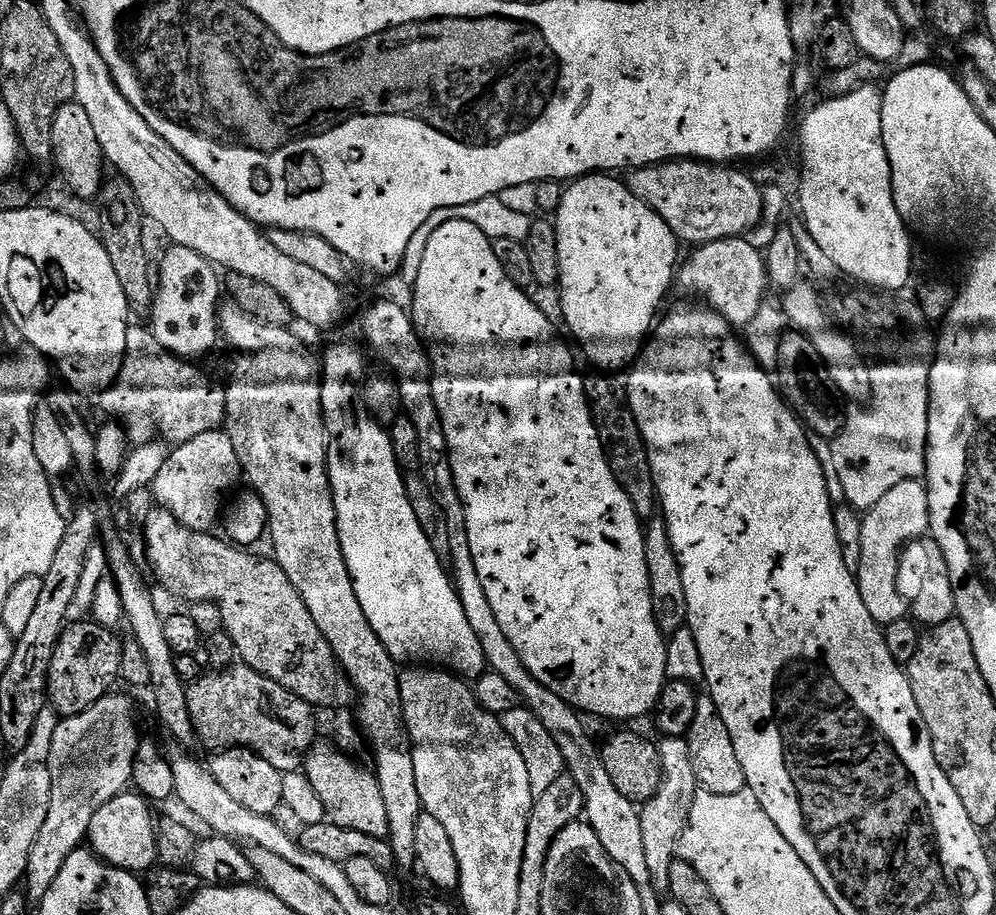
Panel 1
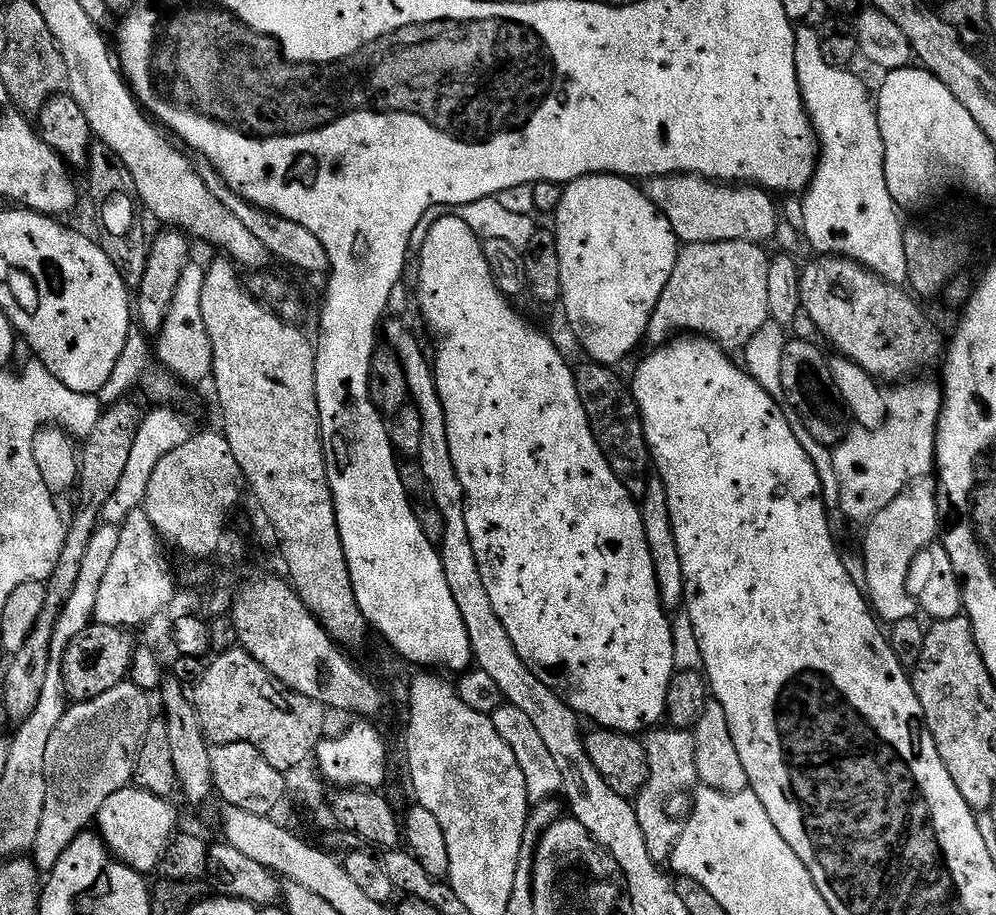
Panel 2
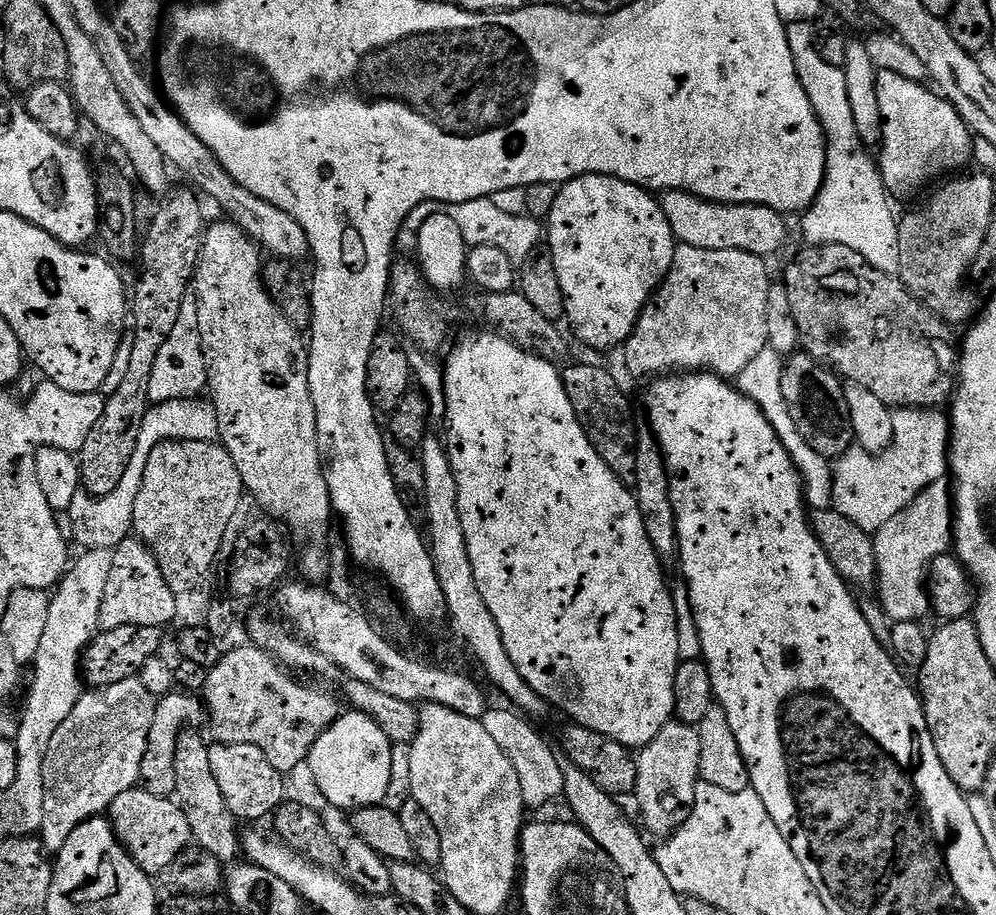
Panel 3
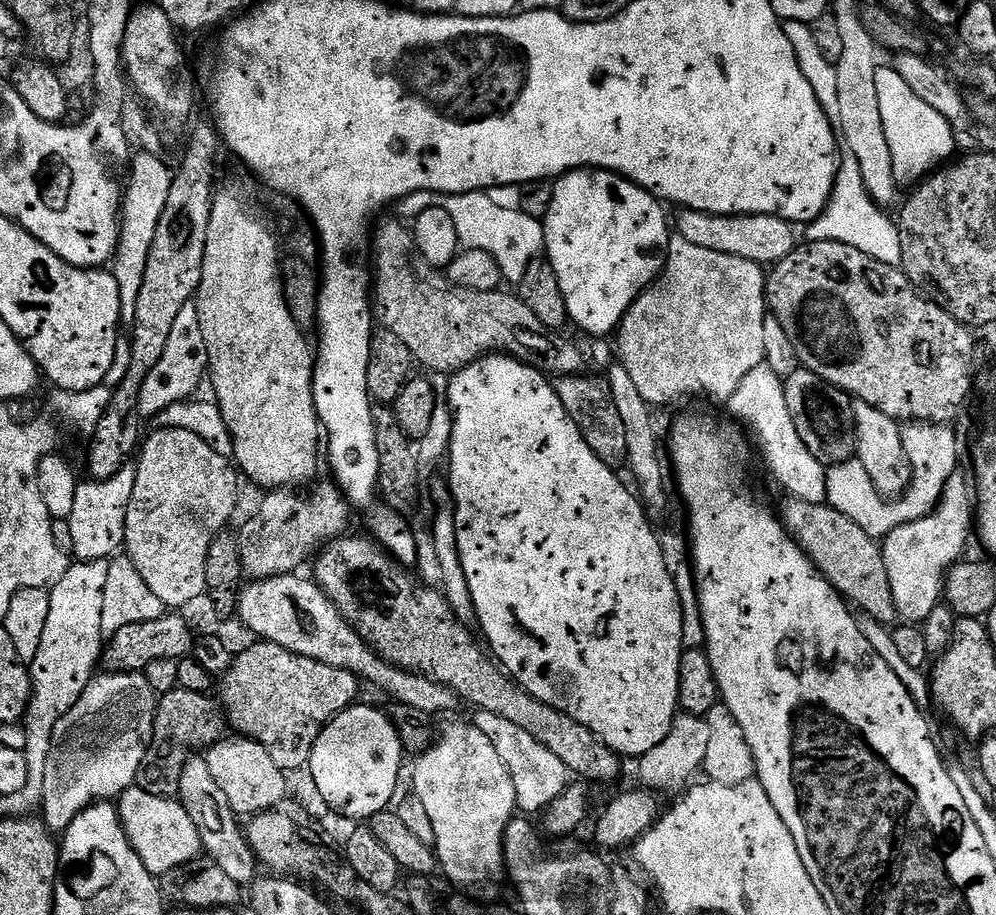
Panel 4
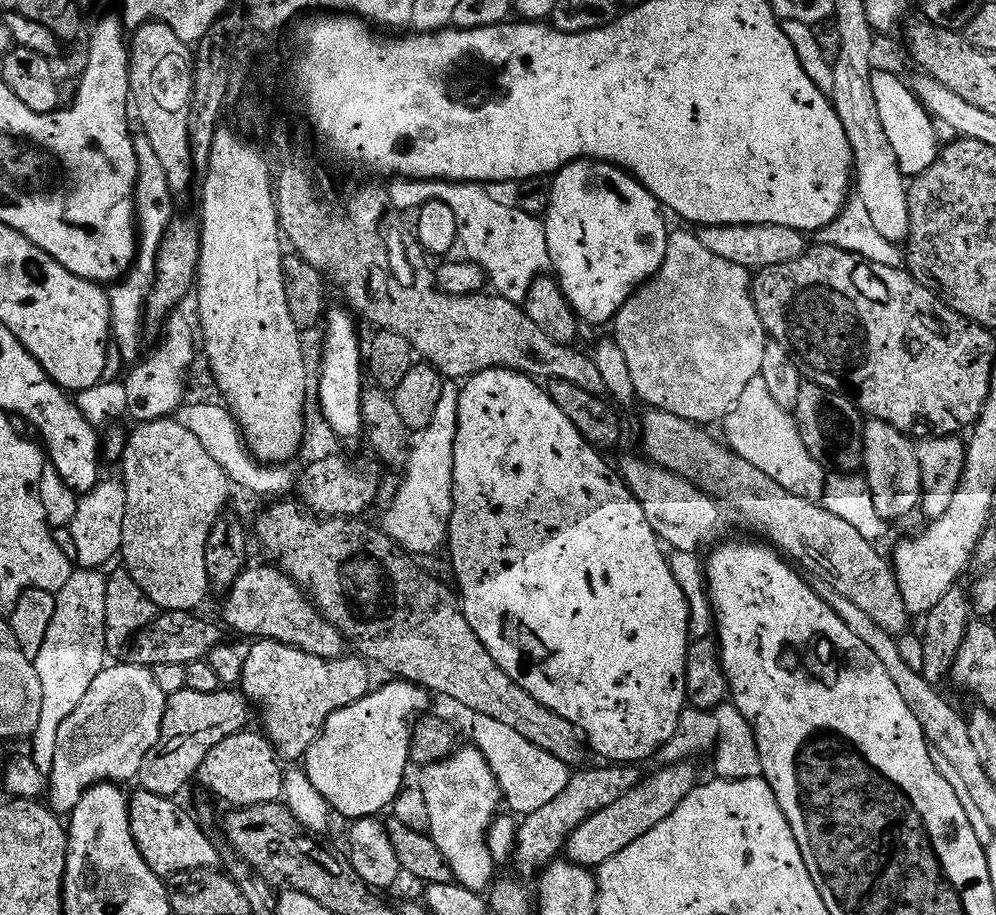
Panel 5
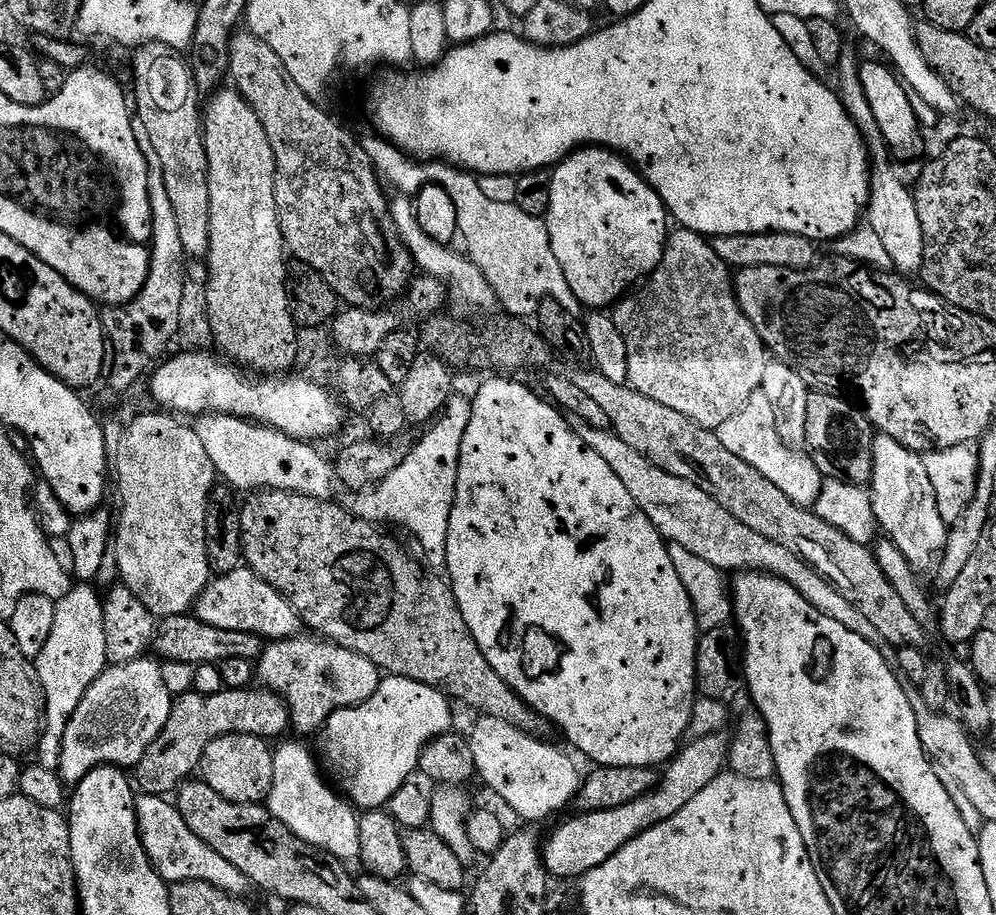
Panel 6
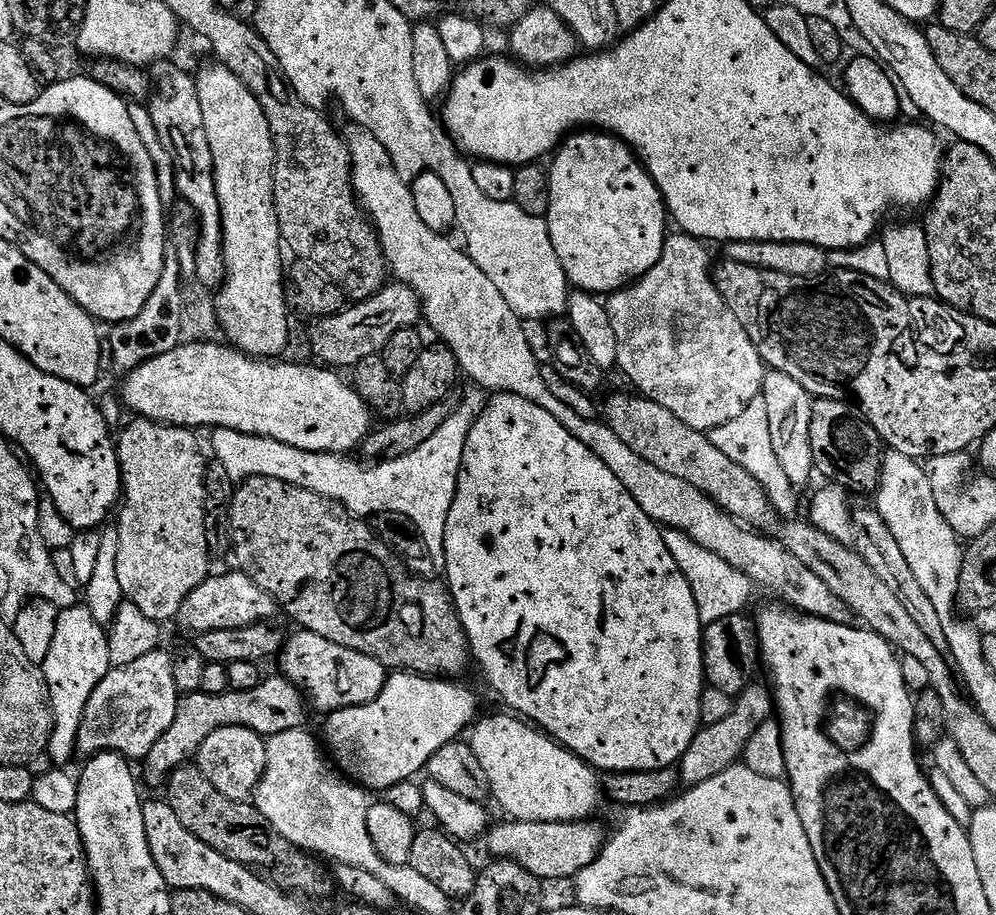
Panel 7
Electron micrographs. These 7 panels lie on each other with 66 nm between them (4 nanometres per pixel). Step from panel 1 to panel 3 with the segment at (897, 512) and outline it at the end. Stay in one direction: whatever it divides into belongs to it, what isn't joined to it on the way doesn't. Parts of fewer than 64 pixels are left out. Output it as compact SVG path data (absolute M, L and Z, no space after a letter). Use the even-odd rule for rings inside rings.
M947 479L939 480L934 482L931 486L925 490L925 492L920 492L915 498L914 502L910 502L904 509L898 514L894 514L894 518L890 518L890 522L886 522L878 531L874 534L874 554L876 555L876 582L874 585L875 591L880 591L880 604L884 607L884 612L889 616L889 621L892 622L910 622L915 620L917 622L923 621L924 615L929 615L930 612L930 601L928 599L928 570L931 568L934 561L945 555L953 547L954 544L954 496L950 491L950 484Z

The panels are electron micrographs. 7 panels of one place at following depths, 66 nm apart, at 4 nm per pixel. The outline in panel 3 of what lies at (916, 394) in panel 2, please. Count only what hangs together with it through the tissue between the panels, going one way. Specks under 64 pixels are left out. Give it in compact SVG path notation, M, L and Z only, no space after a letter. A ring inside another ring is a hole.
M897 408L893 411L892 445L877 454L853 446L835 461L832 470L832 508L850 518L854 526L875 534L894 514L898 514L931 484L950 472L950 420L935 408Z

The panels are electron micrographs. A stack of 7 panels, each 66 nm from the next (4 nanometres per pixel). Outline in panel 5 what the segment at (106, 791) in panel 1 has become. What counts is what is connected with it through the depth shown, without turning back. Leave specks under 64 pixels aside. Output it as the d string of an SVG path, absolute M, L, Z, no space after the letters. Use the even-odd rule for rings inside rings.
M123 662L105 667L104 671L94 678L90 690L74 706L74 714L58 726L58 746L54 746L54 762L46 772L46 800L52 803L51 811L64 818L71 817L72 811L78 806L82 794L95 784L113 783L123 785L123 780L135 781L142 770L142 758L150 754L154 742L158 742L158 734L162 730L162 718L166 714L166 702L169 696L162 694L158 682L154 682L151 668L143 668L131 662Z

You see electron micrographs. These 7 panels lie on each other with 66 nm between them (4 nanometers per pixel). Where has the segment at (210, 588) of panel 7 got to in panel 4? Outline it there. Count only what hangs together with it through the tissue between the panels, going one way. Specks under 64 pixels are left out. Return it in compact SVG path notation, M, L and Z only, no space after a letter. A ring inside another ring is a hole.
M293 574L254 580L241 591L238 620L241 620L256 635L253 637L269 644L282 646L293 652L295 656L310 658L314 662L322 662L326 666L334 666L338 670L352 672L365 685L373 684L374 687L381 688L386 695L393 696L391 699L395 703L414 706L414 710L426 710L433 714L439 714L439 712L452 712L456 707L461 707L462 701L459 696L454 694L454 690L437 684L429 676L421 676L418 672L409 672L407 668L396 668L389 660L383 660L358 635L352 623L340 613L338 606L334 606L334 602L323 592L315 579L303 580L302 577L303 575Z

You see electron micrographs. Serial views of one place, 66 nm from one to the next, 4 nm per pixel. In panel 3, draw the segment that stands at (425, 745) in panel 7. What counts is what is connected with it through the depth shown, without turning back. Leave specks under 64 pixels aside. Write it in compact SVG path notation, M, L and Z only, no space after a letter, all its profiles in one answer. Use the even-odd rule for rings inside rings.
M345 711L314 742L306 761L312 780L328 804L336 808L375 808L383 805L392 784L392 739L366 714Z

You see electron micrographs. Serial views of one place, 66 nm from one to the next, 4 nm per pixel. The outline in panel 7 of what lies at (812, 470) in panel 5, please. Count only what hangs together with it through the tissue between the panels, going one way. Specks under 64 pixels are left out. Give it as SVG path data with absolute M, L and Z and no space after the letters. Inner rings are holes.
M763 395L756 396L738 418L726 422L726 426L714 429L710 434L711 442L726 458L730 458L742 466L758 480L764 489L767 490L768 496L772 499L772 506L776 509L779 517L788 518L796 510L796 492L797 489L786 478L786 470L778 463L778 457L774 455L774 442L770 442L770 418L766 418L766 402Z

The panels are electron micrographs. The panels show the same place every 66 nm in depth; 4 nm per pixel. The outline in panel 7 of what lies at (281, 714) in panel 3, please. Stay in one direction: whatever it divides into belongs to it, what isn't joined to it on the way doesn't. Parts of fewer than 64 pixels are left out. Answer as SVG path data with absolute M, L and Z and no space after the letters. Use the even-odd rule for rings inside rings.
M296 630L284 642L284 651L278 657L279 671L285 680L300 689L305 697L321 714L337 712L339 708L349 708L359 704L369 704L382 694L384 683L389 673L374 658L366 654L358 654L358 650L350 650L346 646L338 646L338 642L330 642L330 638L322 638L322 634L314 634Z

